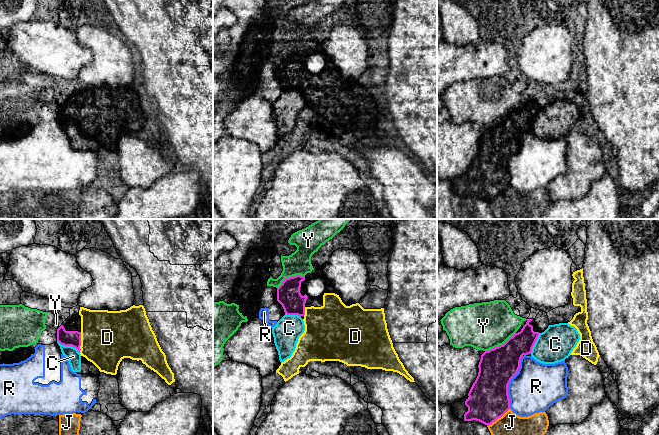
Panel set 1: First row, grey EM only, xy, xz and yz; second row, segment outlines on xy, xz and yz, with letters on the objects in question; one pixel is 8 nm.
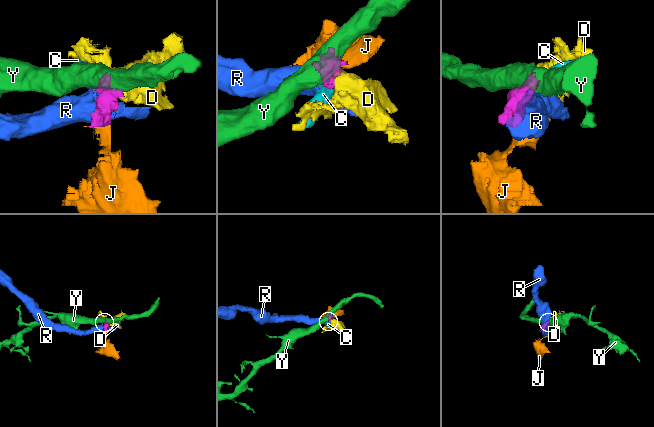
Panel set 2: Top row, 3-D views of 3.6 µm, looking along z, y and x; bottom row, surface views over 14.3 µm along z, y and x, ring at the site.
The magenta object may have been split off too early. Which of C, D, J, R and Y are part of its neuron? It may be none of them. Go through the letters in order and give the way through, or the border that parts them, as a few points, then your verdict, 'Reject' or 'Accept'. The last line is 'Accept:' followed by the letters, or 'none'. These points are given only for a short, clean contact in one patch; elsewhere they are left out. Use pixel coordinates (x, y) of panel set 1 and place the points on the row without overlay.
C: Boundary: xy (57, 116), (61, 120), (73, 122), (79, 129). Reject
D: Accept
J: Boundary: yz (509, 184), (487, 202). Reject
R: Reject
Y: Boundary: yz (515, 108), (502, 120), (485, 127). Reject
Accept: D

